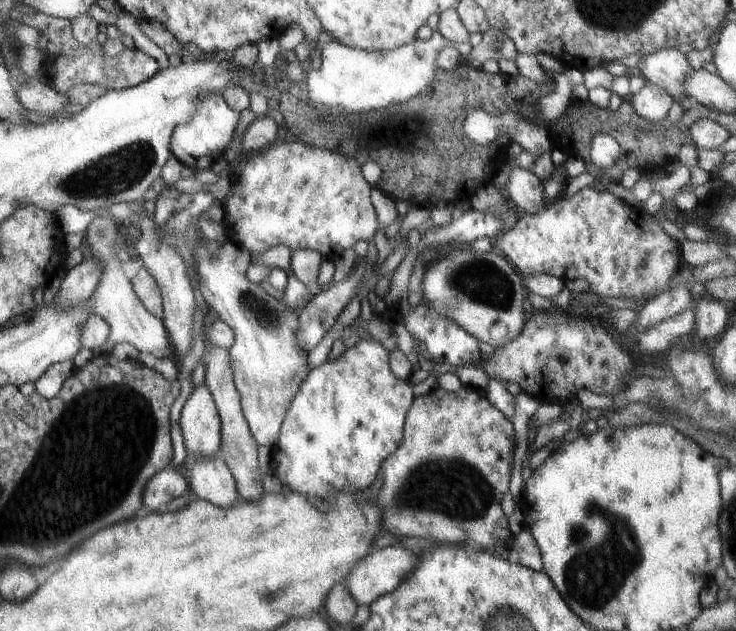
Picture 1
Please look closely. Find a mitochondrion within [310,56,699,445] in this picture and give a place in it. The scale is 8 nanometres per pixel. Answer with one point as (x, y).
(479, 281)

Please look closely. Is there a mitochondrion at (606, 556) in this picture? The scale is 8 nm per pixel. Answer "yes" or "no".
yes

